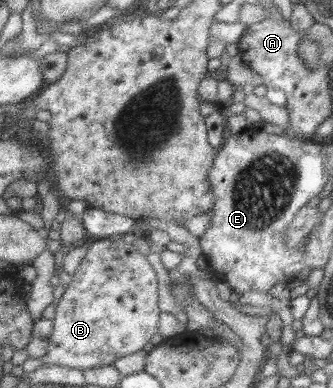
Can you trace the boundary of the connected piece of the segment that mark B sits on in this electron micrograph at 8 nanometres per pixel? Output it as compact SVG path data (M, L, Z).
M119 237L94 241L64 295L56 302L54 334L42 365L64 365L85 371L110 366L122 357L140 352L156 334L161 319L158 278L146 255Z

